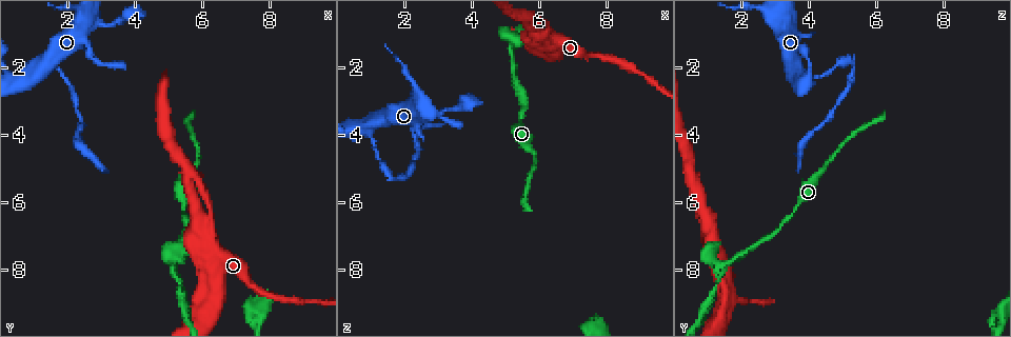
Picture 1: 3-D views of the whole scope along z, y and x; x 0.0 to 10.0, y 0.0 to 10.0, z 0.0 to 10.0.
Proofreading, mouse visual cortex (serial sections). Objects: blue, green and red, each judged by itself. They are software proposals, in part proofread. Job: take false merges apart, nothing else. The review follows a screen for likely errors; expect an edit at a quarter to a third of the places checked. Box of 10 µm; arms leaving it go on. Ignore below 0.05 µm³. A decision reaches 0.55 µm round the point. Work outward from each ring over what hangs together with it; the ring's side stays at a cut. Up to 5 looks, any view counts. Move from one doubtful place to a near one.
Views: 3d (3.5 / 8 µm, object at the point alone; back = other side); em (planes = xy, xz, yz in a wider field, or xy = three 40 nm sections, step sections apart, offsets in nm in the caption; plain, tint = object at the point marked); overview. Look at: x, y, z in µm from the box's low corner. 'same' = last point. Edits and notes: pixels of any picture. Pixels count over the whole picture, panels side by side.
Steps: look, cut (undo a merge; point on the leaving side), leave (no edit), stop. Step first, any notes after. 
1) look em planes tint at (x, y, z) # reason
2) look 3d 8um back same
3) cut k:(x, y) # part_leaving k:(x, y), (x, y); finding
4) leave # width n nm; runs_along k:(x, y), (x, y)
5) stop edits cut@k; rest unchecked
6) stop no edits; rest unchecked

look 3d 8um back at (1.25, 2.05, 4.75) # sharp bend

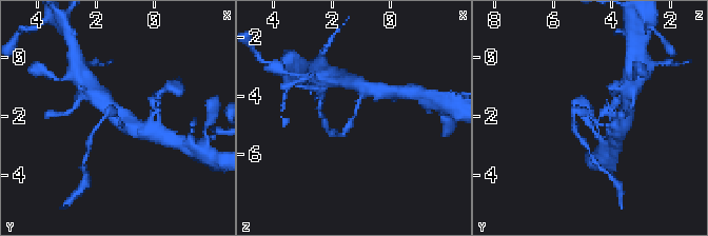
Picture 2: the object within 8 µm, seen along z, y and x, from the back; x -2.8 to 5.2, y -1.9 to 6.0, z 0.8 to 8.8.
look em xy step 3 tint same # arm_widths 150, 150 nm; need the tissue

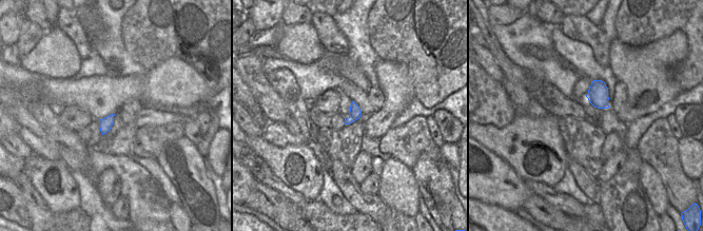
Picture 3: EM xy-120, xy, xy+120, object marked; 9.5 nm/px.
cut 2:(350, 124) # part_leaving 2:(356, 107), (349, 125), (337, 134); a second cell is stuck on

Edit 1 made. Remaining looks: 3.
look 3d 3.5um at (5.15, 7.85, 1.55) # arms part here

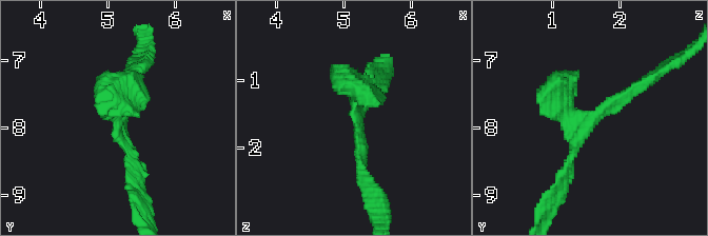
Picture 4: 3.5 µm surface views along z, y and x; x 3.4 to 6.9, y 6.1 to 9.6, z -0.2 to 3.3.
look em xy step 3 tint at (5.25, 7.90, 1.55)

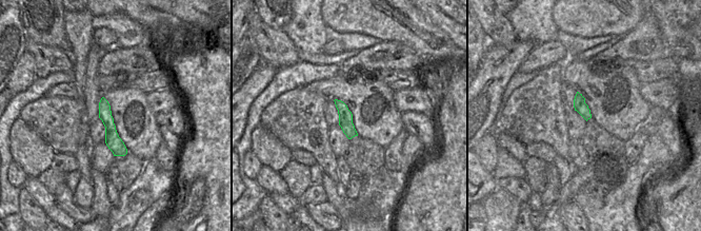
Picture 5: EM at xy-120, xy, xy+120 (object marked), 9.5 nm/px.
look em xy step 2 tint same # another direction

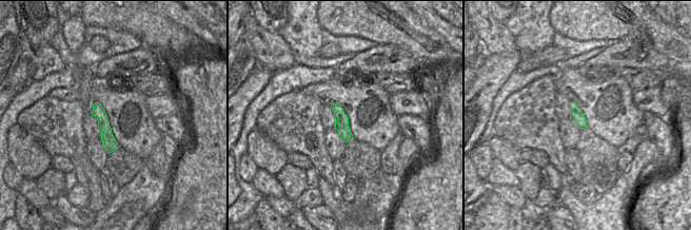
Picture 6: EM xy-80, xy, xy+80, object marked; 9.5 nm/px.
leave # runs_along 4:(364, 174), (354, 93), (374, 103); all the same cell

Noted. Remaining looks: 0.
stop edits cut@2; rest unchecked

